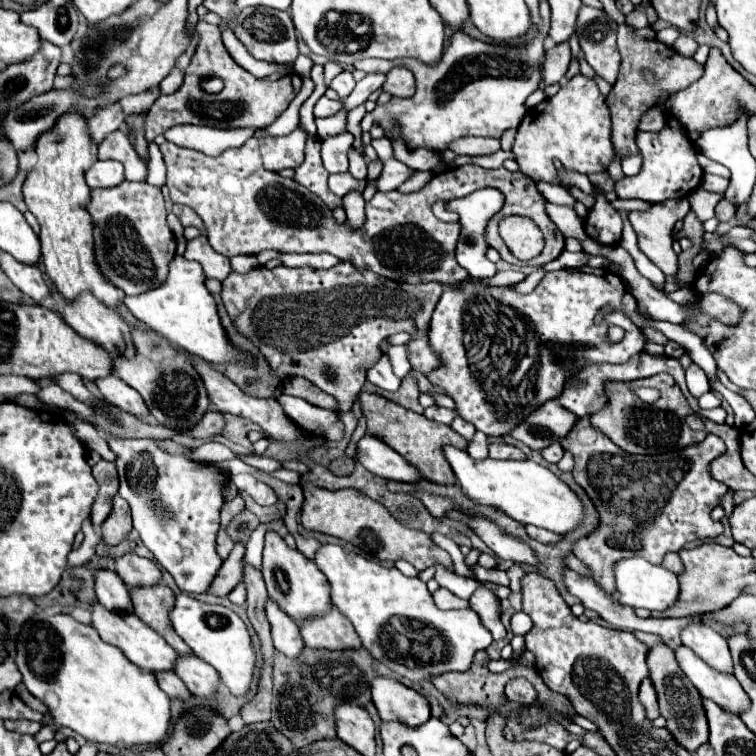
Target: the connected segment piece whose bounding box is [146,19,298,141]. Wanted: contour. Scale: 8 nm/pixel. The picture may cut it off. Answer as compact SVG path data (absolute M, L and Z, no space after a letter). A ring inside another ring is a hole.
M204 19L196 23L196 33L200 35L200 43L196 47L196 53L192 55L192 61L184 73L182 87L172 95L160 95L146 121L146 139L152 141L156 135L166 133L174 125L194 123L194 125L208 125L218 129L264 129L272 125L282 111L290 105L290 101L296 97L296 87L292 77L298 75L286 75L278 81L268 79L256 79L252 73L242 69L226 51L218 25L210 25ZM206 77L220 77L224 83L224 89L216 95L210 95L202 89L202 79Z

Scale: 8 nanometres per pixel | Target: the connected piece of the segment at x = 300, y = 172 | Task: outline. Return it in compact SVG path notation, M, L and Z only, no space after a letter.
M308 137L308 141L306 141L306 159L304 159L304 163L296 169L294 179L296 179L300 185L308 187L312 193L316 193L330 209L340 207L342 199L336 197L336 195L328 189L328 171L324 169L322 159L320 159L320 139Z

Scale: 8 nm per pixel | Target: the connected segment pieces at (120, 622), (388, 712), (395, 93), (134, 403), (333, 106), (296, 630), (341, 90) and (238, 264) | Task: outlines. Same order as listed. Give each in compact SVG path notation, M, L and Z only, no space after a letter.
M94 603L92 607L92 627L100 633L100 637L106 643L112 643L114 647L122 649L124 655L138 665L140 669L158 673L158 671L174 671L174 663L176 663L176 651L170 649L166 645L166 641L154 631L150 629L146 623L142 623L134 613L118 613L118 611L106 611L100 603Z
M376 677L372 681L372 699L382 721L400 721L416 727L430 719L428 701L394 679Z
M394 67L388 71L382 91L390 93L392 97L412 97L414 93L414 75L404 67Z
M108 375L100 381L96 381L98 389L104 395L104 401L108 401L110 405L132 413L134 417L144 417L148 415L148 407L144 405L144 399L136 393L136 389L132 389L130 385L126 385L124 381L120 381L116 375Z
M320 97L314 105L314 117L328 117L342 109L342 101L330 101L328 97Z
M268 601L266 605L266 615L272 627L272 639L274 639L274 649L284 653L290 659L300 657L304 649L304 641L300 639L300 627L284 613L278 609L274 601Z
M346 69L346 71L342 71L340 75L336 75L334 79L332 79L332 83L330 83L330 89L334 89L340 97L346 97L352 89L354 89L354 77L352 77L352 73Z
M237 255L230 259L230 263L232 270L241 274L246 274L260 265L254 255Z

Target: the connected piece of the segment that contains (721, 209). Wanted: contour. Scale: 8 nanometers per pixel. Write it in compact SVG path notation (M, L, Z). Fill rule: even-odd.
M722 199L722 201L716 205L716 217L718 217L720 223L724 223L724 221L732 221L734 215L736 215L736 207L734 207L730 201Z

